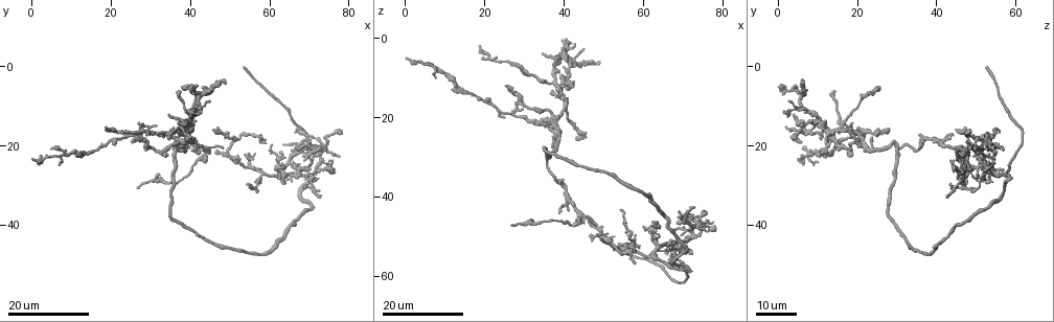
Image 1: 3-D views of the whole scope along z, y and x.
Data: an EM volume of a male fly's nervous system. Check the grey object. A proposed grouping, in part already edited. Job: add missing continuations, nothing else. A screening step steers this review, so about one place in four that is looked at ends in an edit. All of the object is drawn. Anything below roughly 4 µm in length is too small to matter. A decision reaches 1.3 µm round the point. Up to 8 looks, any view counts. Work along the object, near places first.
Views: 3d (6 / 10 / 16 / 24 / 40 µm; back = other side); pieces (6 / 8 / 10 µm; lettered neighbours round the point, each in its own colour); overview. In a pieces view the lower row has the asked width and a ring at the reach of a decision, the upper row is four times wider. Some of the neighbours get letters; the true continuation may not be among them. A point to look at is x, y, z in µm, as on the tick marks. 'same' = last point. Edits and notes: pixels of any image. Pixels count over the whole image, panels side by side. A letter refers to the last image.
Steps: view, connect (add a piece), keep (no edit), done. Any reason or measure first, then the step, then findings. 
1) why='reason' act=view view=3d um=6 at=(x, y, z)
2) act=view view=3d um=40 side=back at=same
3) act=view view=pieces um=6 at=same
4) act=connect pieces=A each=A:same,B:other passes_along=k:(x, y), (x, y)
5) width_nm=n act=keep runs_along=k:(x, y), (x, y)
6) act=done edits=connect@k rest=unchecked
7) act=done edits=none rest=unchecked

why='branch stops here' act=view view=3d um=24 at=(72.0, 28.5, 58.0)

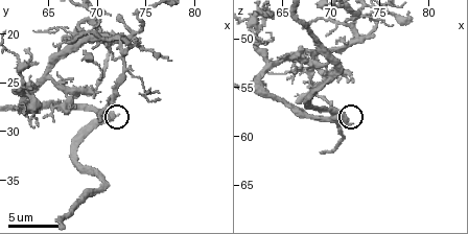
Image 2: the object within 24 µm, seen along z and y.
act=view view=3d um=6 at=(72.2, 28.4, 58.8)

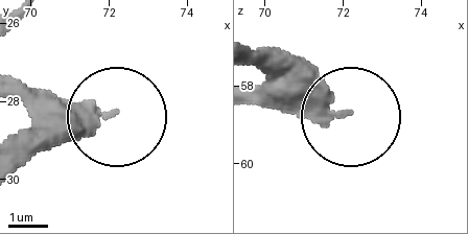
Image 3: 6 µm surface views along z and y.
act=view view=pieces um=10 at=(72.00, 28.40, 58.80)

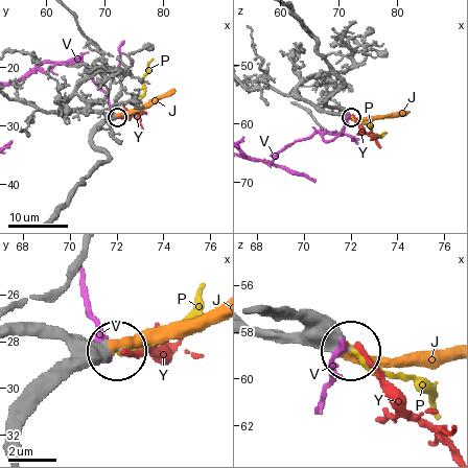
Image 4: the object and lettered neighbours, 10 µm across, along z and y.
act=connect pieces=J each=J:same,P:other,V:other,Y:other passes_along=4:(45, 397), (111, 345), (211, 325) found='it goes on there'

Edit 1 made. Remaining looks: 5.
why='an open end' act=view view=3d um=24 at=(70.0, 21.0, 57.0)

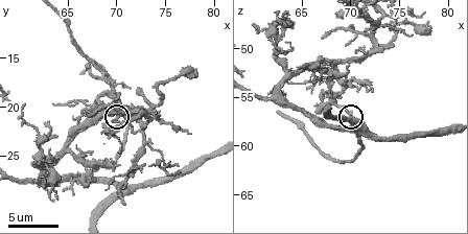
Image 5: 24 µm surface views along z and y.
act=view view=pieces um=6 at=same

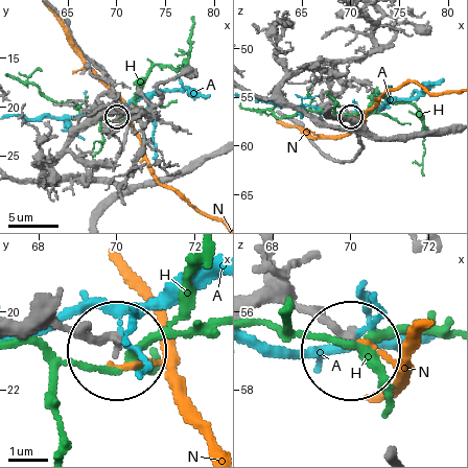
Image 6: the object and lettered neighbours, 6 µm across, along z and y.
width_nm=200 act=keep each=A:other,H:other,N:other found='none of them fits'

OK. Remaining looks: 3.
why='an open end' act=view view=pieces um=6 at=(67.2, 20.6, 49.0)

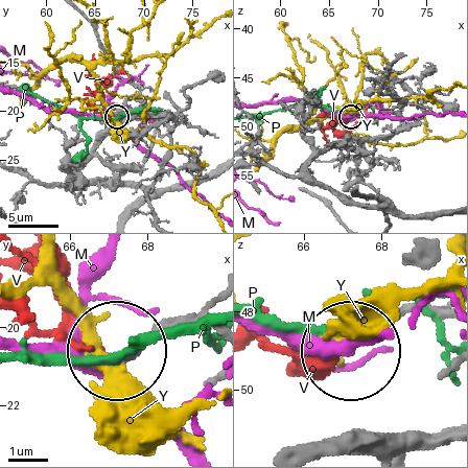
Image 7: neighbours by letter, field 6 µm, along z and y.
act=connect pieces=V each=M:other,P:other,V:same,Y:other found='the cell continues'

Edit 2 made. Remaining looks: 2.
why='free end' act=view view=pieces um=10 at=(78.2, 16.2, 48.4)

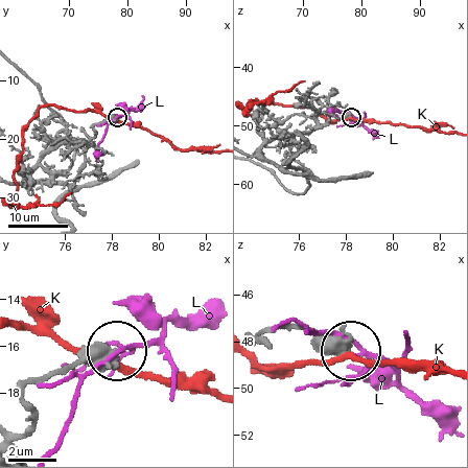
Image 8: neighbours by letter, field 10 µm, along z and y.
width_nm=420 act=keep each=K:other,L:other found='none of them fits'

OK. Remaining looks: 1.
act=done edits=connect@4,connect@7 rest=unchecked

